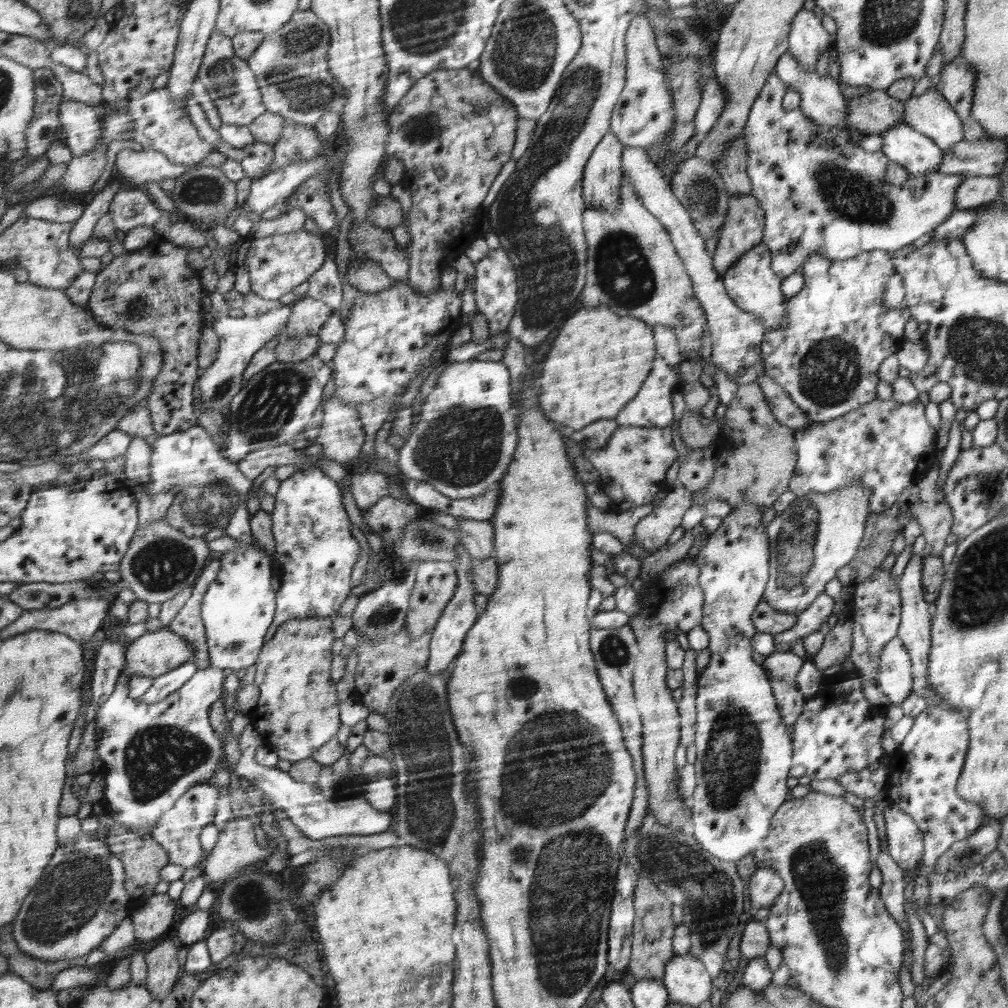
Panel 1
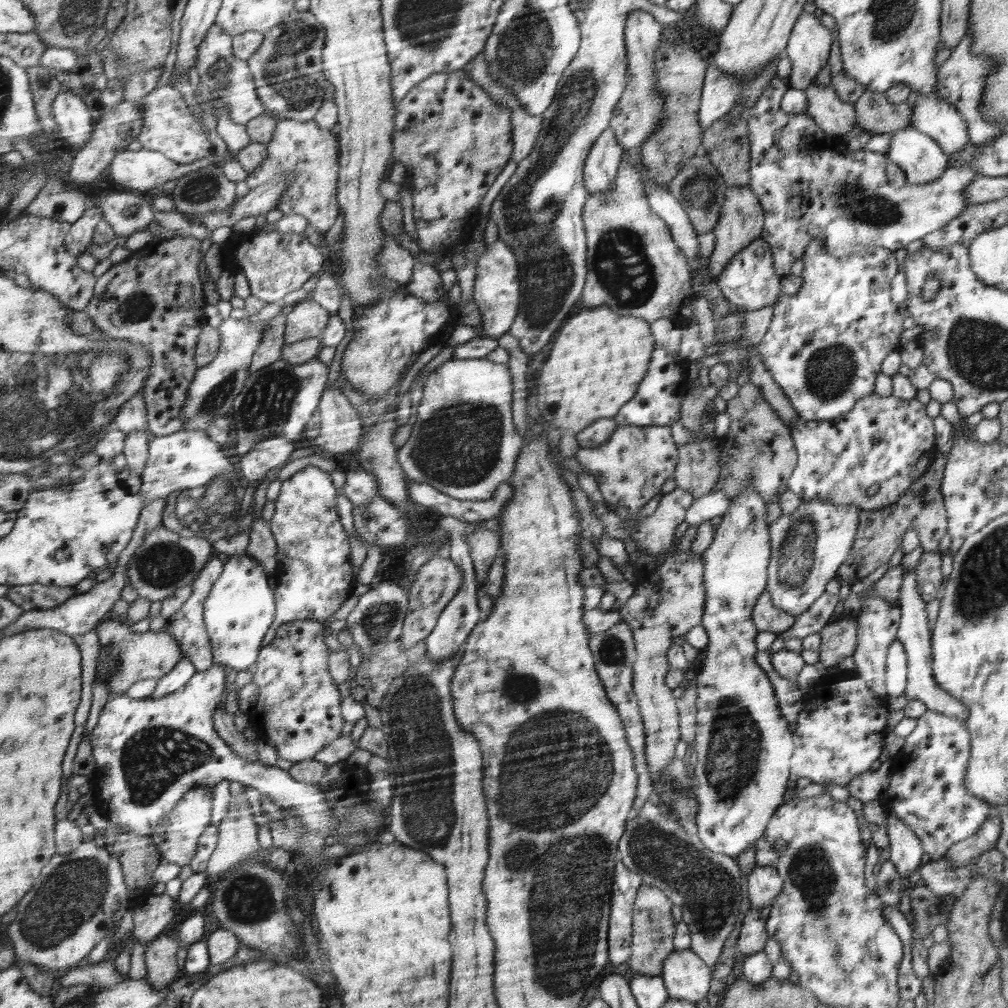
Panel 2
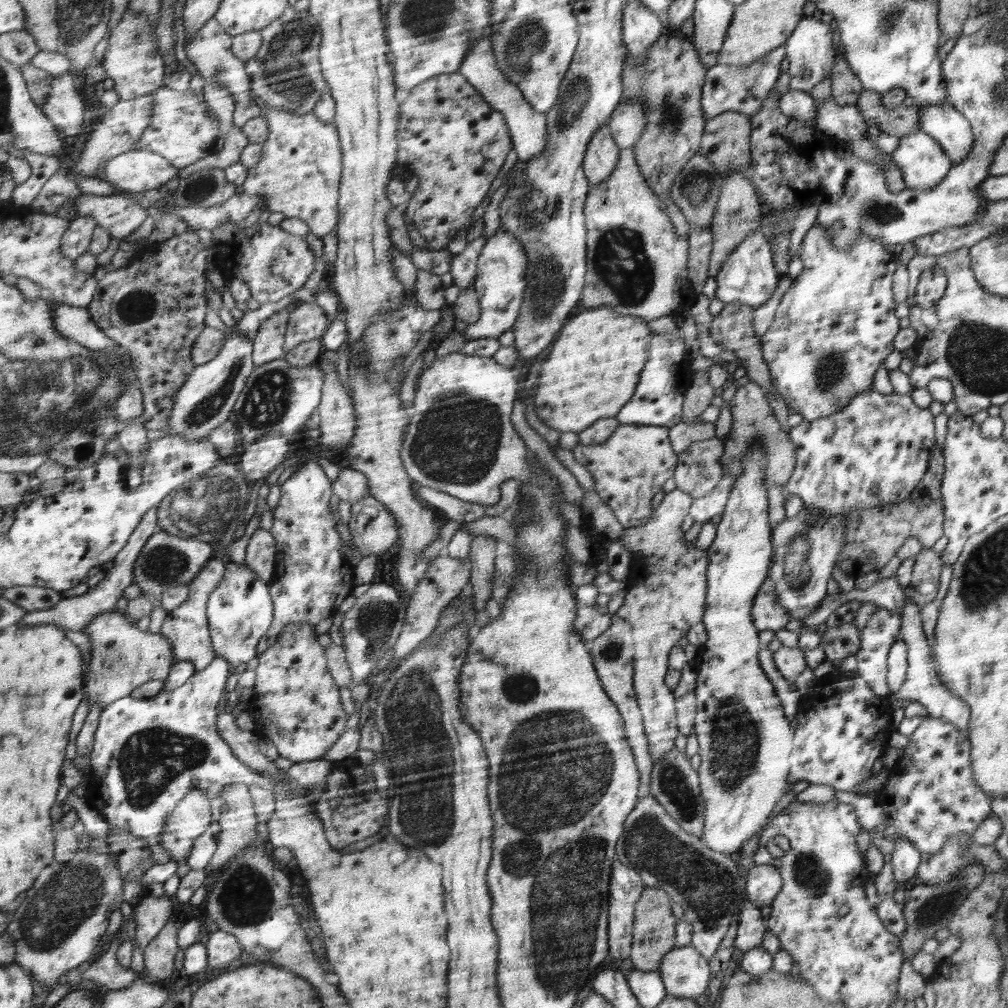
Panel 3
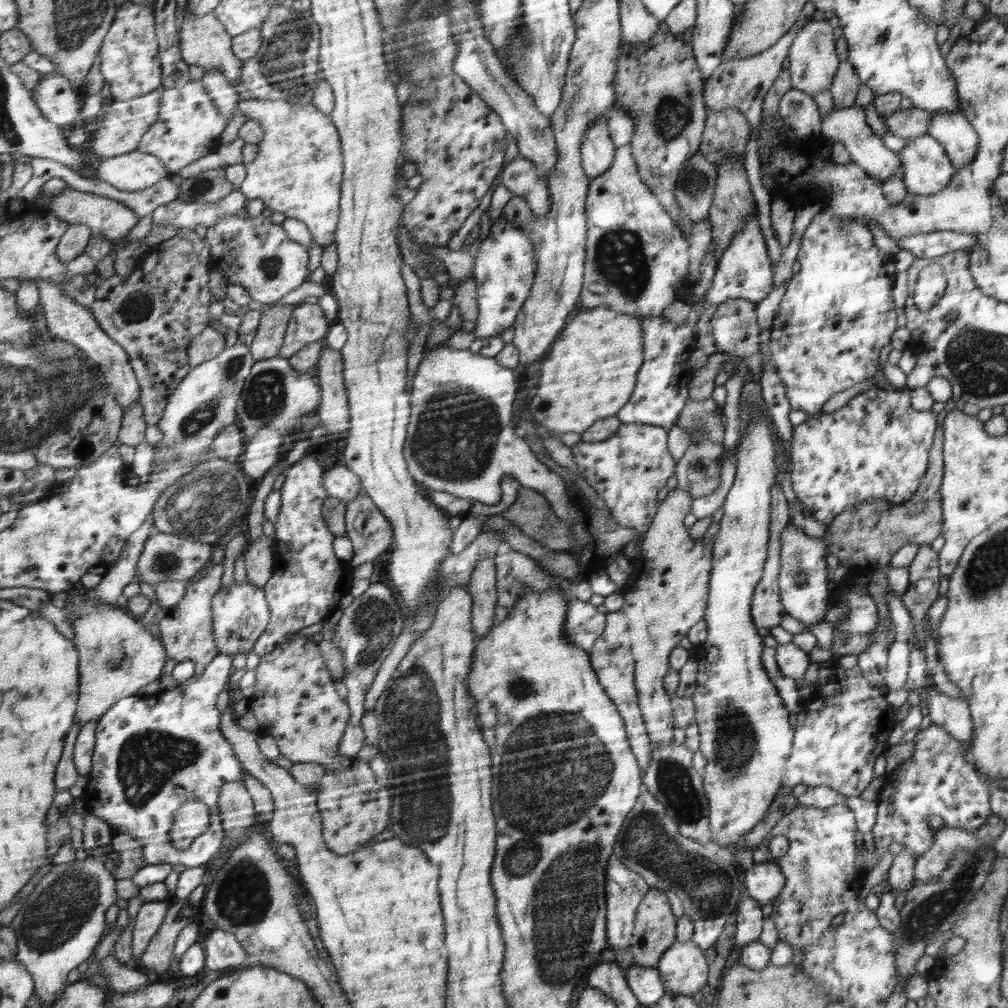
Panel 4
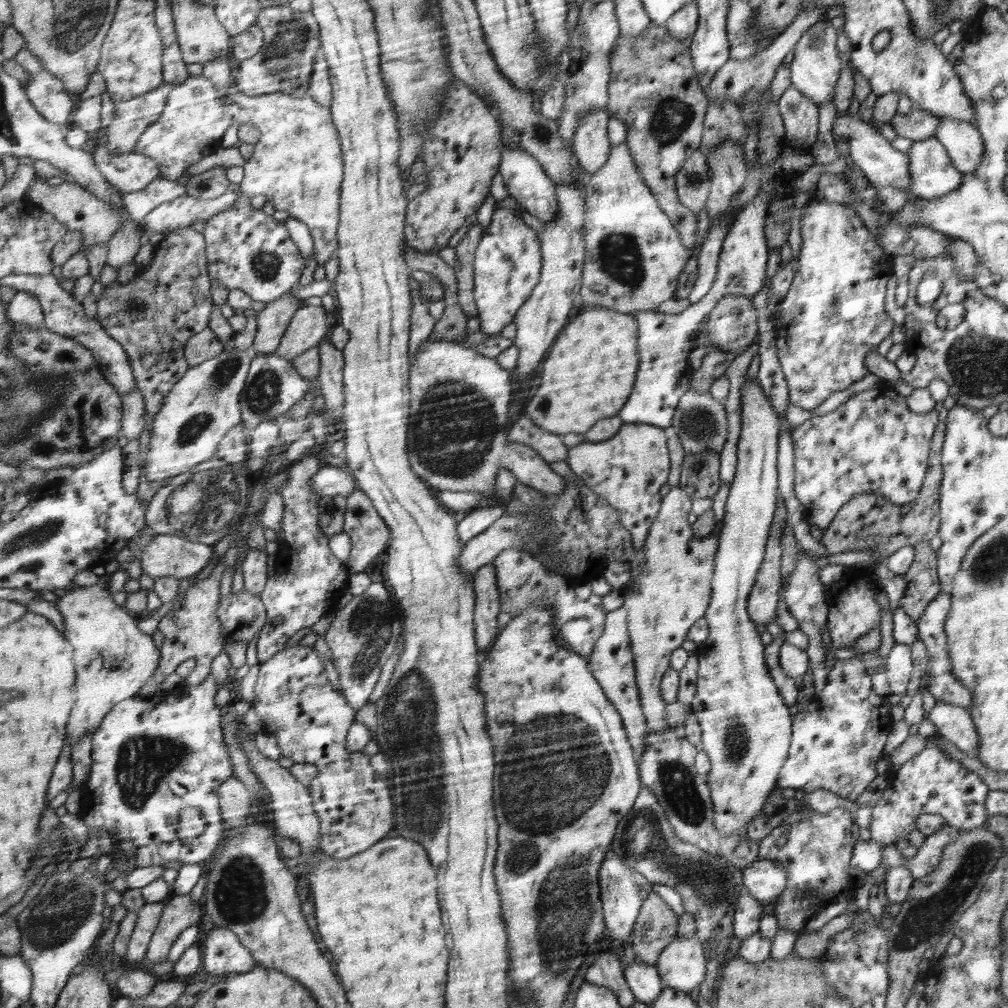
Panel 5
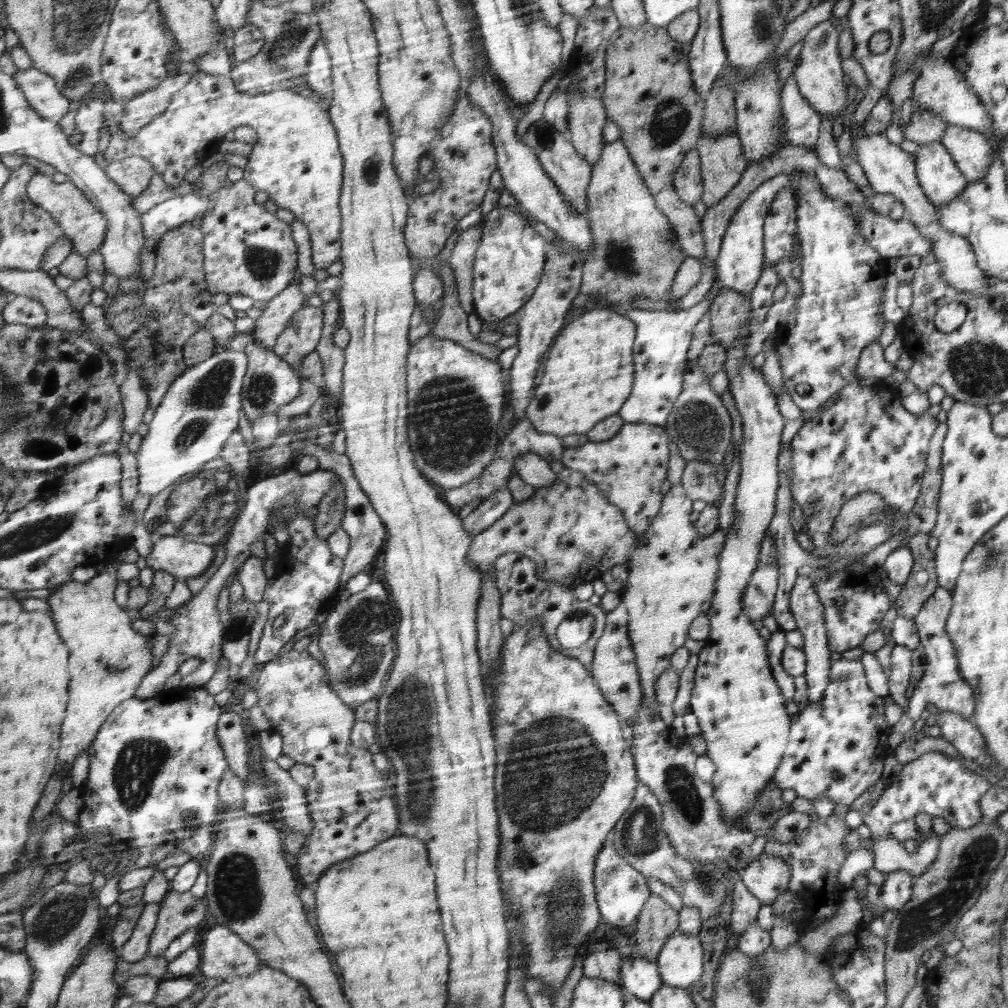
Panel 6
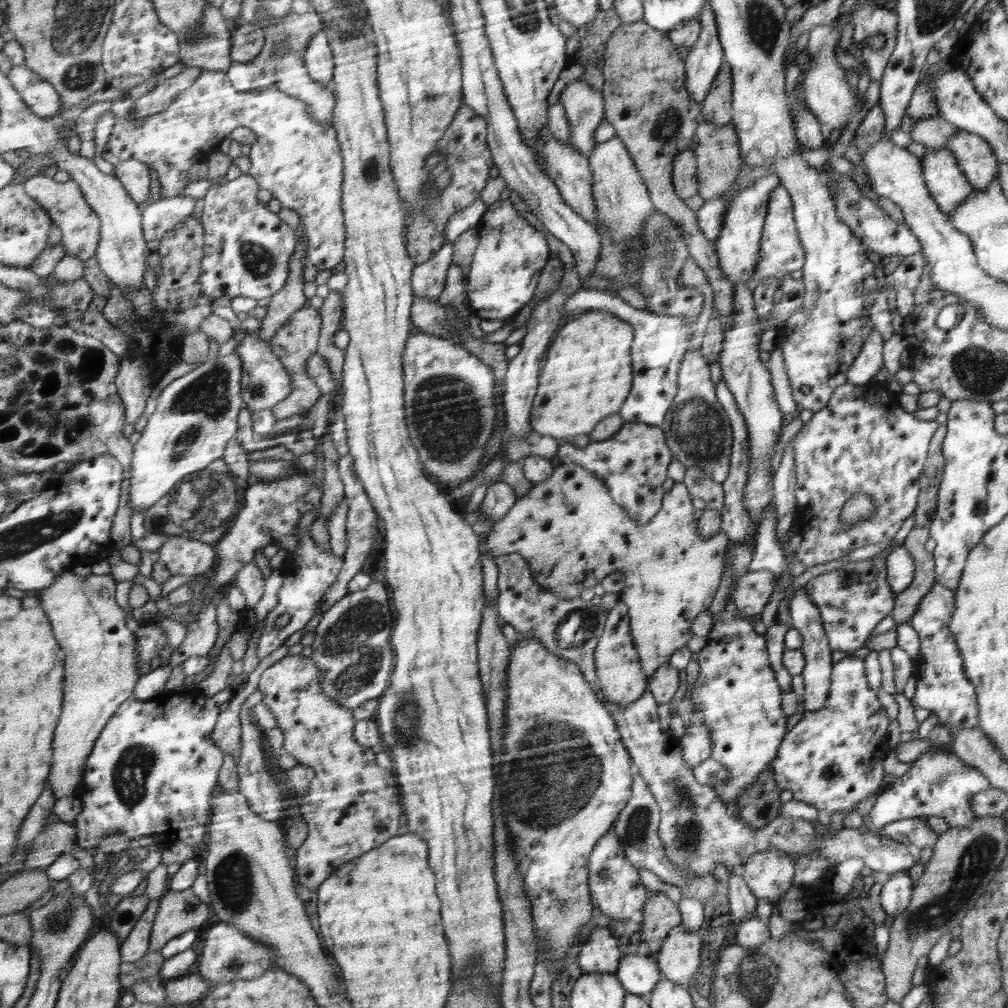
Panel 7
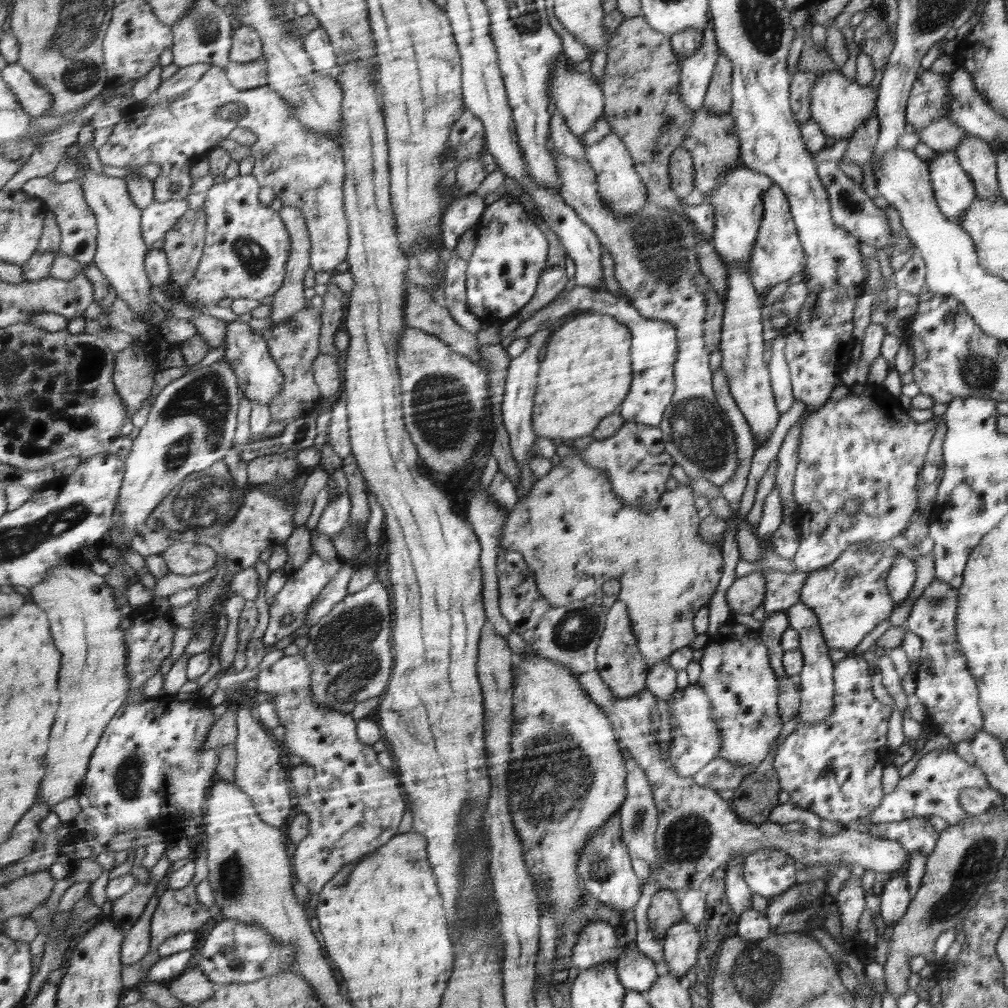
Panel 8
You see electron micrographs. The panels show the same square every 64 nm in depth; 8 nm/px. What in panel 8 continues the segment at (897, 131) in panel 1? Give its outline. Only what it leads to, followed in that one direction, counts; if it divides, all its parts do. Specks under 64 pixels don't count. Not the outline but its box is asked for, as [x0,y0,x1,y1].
[928,150,977,224]

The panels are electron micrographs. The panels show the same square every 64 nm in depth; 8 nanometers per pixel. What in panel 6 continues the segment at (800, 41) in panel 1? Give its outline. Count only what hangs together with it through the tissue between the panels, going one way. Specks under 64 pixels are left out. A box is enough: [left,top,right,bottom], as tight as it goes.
[792,21,849,119]

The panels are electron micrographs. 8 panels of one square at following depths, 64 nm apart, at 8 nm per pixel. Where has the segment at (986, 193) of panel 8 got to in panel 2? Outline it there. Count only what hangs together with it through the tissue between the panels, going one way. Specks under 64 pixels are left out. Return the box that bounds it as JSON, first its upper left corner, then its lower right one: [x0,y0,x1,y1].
[911,93,975,156]

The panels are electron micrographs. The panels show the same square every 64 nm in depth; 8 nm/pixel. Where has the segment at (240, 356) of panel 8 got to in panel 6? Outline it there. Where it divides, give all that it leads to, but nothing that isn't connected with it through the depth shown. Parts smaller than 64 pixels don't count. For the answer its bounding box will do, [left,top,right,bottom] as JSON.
[244,341,302,423]

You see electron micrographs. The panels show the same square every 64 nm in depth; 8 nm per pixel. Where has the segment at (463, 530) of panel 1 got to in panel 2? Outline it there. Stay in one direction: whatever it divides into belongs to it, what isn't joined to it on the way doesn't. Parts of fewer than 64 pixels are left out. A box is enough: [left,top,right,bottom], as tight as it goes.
[465,518,500,591]

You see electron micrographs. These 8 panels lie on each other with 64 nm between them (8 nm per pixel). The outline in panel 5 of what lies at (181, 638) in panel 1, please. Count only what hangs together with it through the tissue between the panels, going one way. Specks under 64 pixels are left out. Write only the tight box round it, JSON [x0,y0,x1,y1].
[58,561,163,748]

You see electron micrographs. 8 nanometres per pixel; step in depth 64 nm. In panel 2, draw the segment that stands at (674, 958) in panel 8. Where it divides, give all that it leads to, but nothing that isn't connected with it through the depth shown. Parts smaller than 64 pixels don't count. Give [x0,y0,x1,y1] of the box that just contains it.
[664,949,710,1003]

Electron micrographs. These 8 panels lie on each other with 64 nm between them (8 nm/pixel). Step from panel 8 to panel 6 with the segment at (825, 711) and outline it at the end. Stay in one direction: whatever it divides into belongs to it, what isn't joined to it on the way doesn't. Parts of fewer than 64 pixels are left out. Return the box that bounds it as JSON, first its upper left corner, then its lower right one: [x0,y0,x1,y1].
[789,575,830,705]

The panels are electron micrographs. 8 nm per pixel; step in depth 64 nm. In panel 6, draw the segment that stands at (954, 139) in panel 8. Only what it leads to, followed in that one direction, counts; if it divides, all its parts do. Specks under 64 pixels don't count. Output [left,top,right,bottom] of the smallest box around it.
[901,111,947,144]

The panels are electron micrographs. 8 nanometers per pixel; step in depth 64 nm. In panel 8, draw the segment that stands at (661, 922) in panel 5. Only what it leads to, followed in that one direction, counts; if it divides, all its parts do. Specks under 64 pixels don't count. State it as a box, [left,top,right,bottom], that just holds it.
[647,889,684,942]

